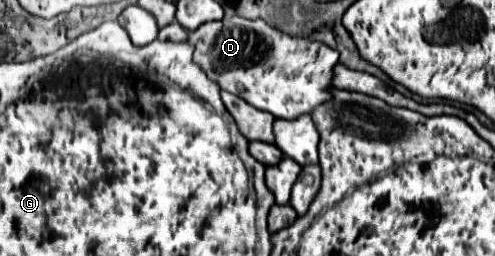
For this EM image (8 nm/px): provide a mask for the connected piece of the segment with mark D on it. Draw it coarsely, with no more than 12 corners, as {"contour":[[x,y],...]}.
{"contour":[[264,19],[208,21],[194,61],[280,119],[330,99],[340,55]]}

